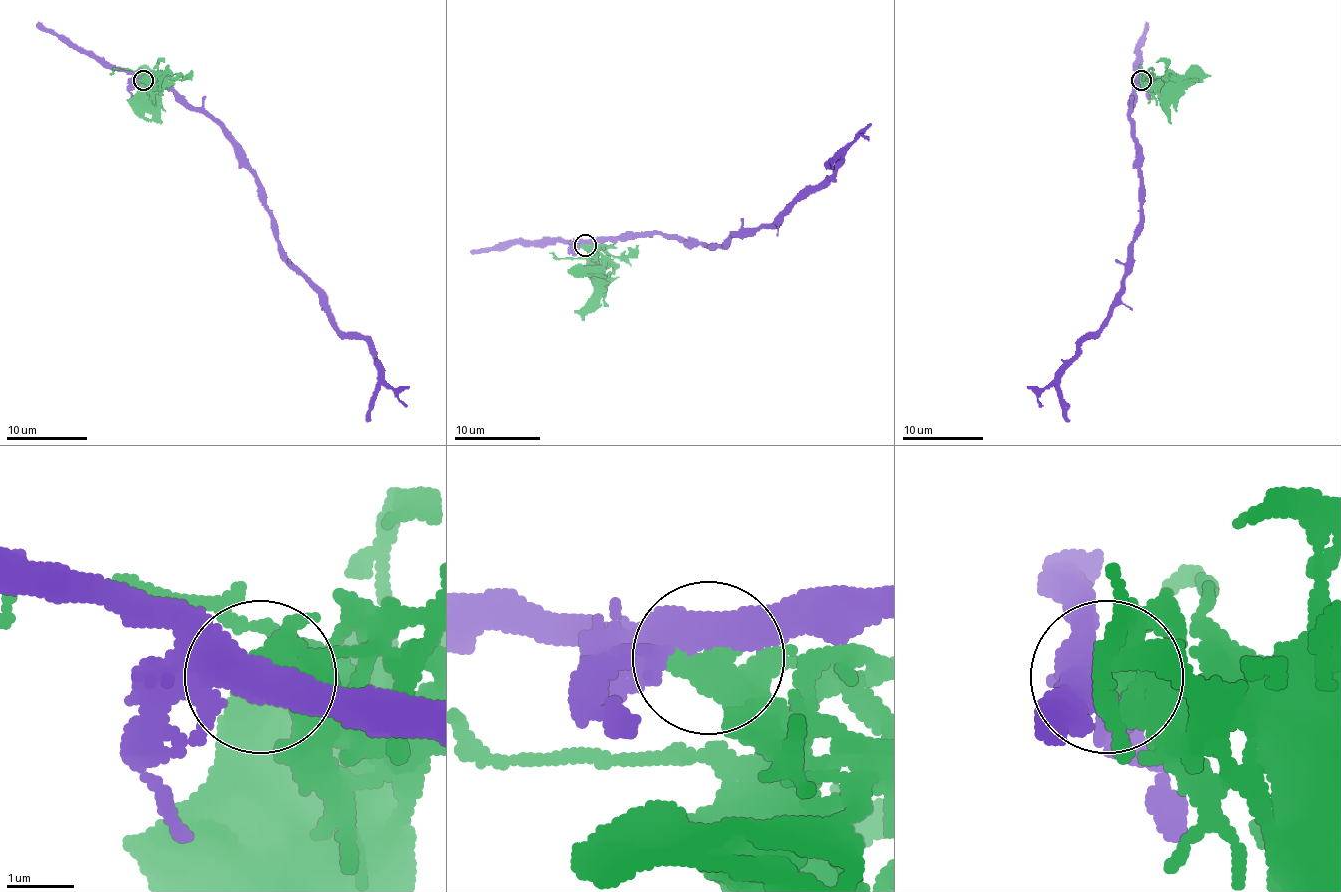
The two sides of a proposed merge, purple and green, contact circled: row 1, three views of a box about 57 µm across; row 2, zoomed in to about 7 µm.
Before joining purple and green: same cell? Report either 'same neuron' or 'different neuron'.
different neuron

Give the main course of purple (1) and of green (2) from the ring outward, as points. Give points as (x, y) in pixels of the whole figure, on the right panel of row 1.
1: (1141, 80), (1129, 115), (1139, 177), (1133, 266), (1109, 316), (1059, 375), (1067, 421)
2: (1141, 80), (1190, 78), (1196, 72), (1204, 72)

